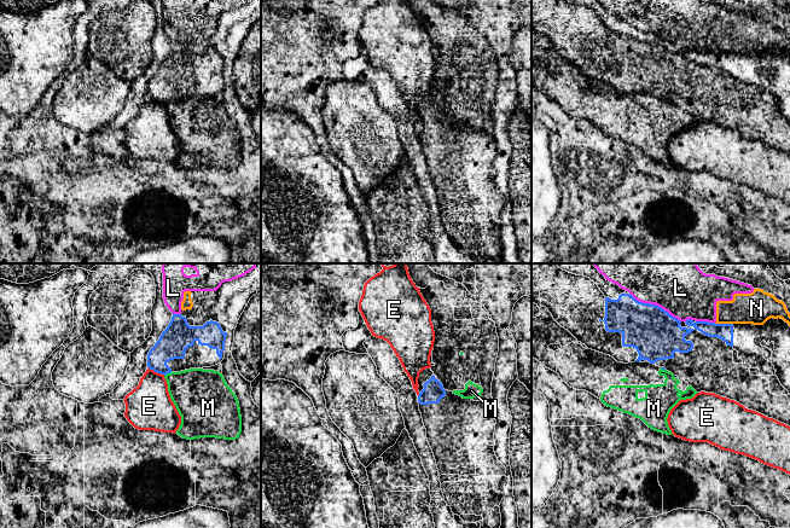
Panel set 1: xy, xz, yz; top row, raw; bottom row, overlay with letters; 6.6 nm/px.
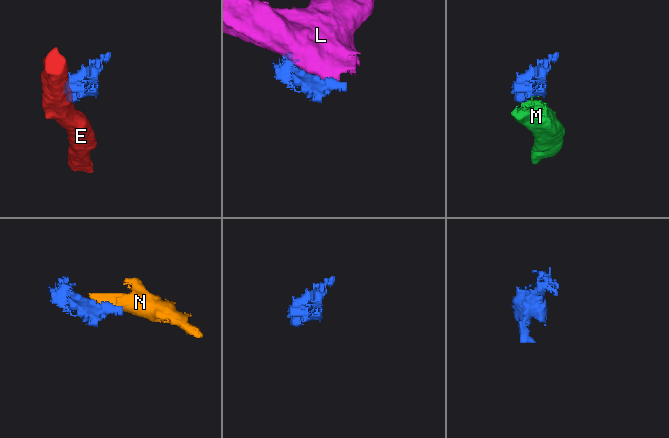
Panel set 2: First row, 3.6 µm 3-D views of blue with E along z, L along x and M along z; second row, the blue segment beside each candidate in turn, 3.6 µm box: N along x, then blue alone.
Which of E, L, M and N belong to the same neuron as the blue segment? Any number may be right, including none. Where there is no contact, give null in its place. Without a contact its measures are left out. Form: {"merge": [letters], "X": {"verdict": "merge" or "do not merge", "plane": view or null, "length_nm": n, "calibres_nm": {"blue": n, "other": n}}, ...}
{"merge": [], "E": {"verdict": "do not merge", "plane": "xy", "length_nm": 120, "calibres_nm": {"blue": 200, "other": 300}}, "L": {"verdict": "do not merge", "plane": "yz", "length_nm": 380, "calibres_nm": {"blue": 320, "other": 500}}, "M": {"verdict": "do not merge", "plane": "xy", "length_nm": 60, "calibres_nm": {"blue": 200, "other": 340}}, "N": {"verdict": "do not merge", "plane": "yz", "length_nm": 120, "calibres_nm": {"blue": 110, "other": 220}}}

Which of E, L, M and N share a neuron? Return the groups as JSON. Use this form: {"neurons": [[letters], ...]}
{"neurons": [["E"], ["L", "N"], ["M"]]}

